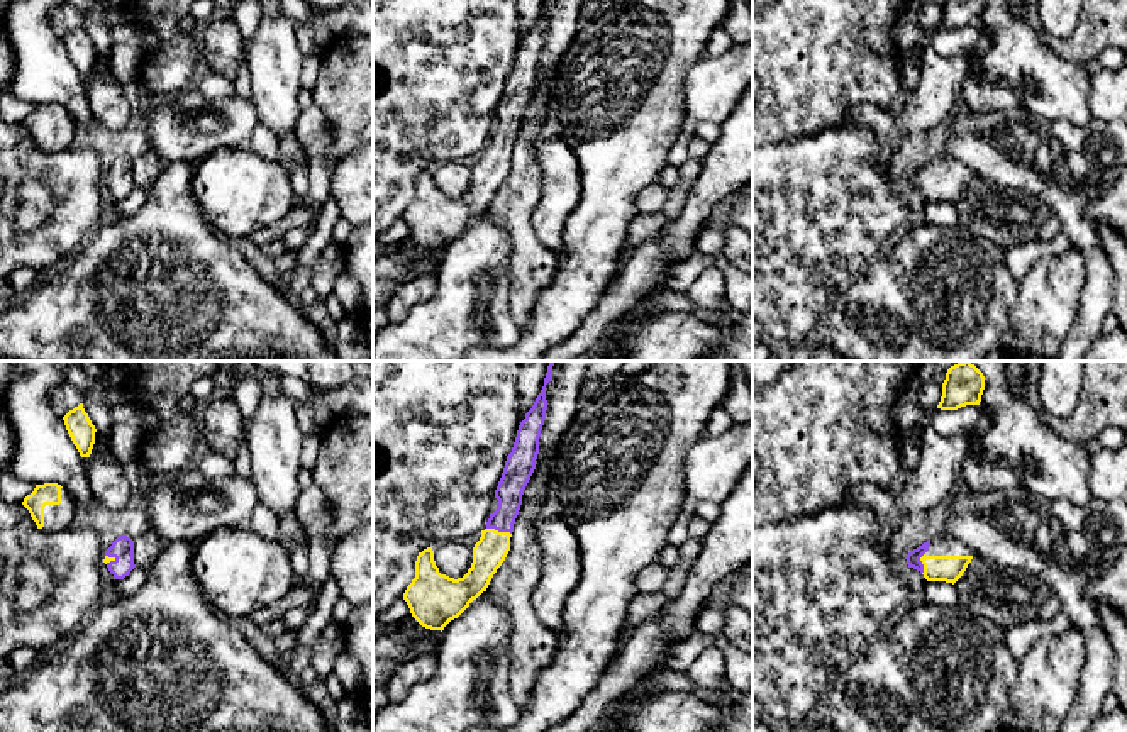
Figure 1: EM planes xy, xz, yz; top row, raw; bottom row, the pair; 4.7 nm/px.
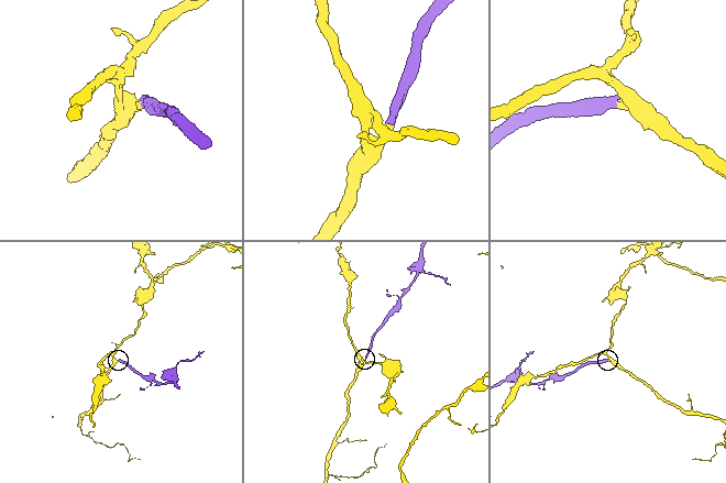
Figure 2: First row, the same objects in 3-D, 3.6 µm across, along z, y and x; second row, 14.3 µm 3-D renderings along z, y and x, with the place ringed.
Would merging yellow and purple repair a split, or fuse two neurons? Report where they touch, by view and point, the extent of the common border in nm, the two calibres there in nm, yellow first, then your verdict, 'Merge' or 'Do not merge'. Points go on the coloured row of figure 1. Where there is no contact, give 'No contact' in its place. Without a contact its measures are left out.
Touches yellow at xz (497, 531). Shared border 120 nm. Thickness 160 nm (yellow) against 130 nm. Merge

